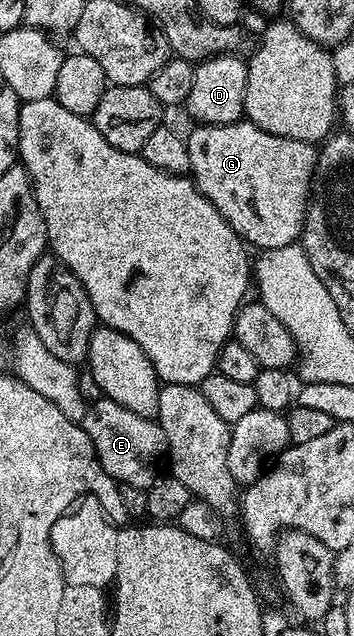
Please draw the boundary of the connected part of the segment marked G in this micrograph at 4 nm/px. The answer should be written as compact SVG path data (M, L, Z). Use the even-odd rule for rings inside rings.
M238 122L235 124L202 124L194 127L193 133L188 133L189 153L191 154L191 166L189 171L191 179L197 188L211 202L211 206L215 206L215 210L219 210L219 214L223 214L225 221L231 226L231 230L235 230L235 234L245 241L246 245L257 247L257 250L266 248L278 248L279 246L287 246L288 244L298 243L301 228L305 224L305 211L309 205L309 193L313 183L313 170L317 167L318 149L312 144L296 140L295 138L283 138L275 134L267 134L259 126L248 122Z

